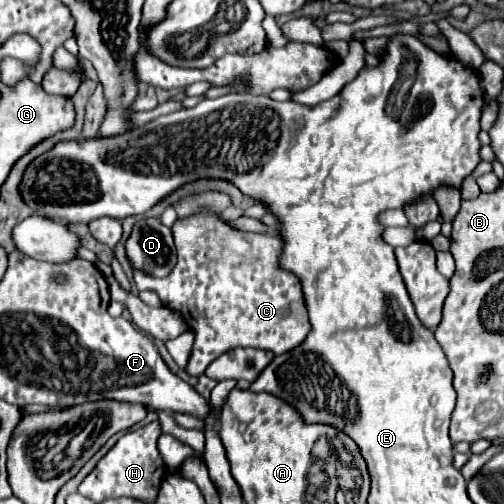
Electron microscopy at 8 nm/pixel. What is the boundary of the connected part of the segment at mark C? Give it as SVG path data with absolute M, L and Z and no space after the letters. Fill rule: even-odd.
M200 211L194 215L188 215L184 219L176 219L172 225L176 251L178 251L178 263L174 271L168 277L152 277L140 269L136 269L132 263L132 275L138 291L152 289L160 295L162 305L168 309L180 311L186 319L188 327L194 331L196 341L192 349L192 357L188 361L186 371L194 377L202 375L204 369L222 353L236 349L236 347L260 347L274 351L274 355L282 355L294 347L298 347L310 333L312 325L308 321L308 309L304 303L302 283L296 275L290 271L284 271L280 267L280 255L284 249L284 241L274 235L266 233L250 233L240 231L232 227L228 221L224 221L216 211Z

